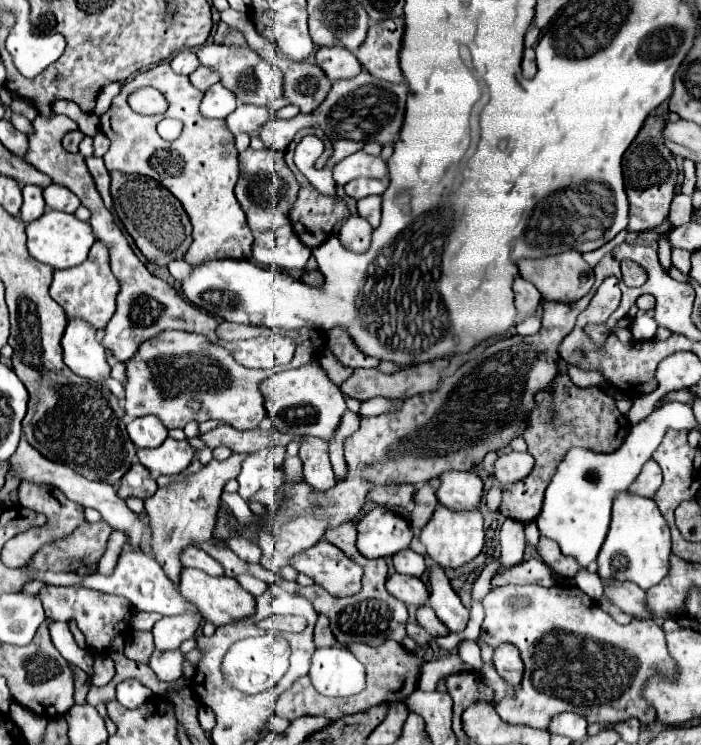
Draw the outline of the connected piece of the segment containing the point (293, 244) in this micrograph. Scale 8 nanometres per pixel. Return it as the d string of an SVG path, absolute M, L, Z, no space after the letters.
M292 226L262 232L254 238L252 244L254 262L284 270L304 270L310 254L312 250L298 240Z

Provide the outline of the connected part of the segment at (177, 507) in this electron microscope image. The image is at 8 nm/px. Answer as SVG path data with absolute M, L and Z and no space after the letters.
M232 454L226 464L206 464L202 470L188 474L186 480L180 484L174 482L168 487L159 488L156 498L152 498L152 506L146 508L148 518L150 518L150 528L152 528L152 554L166 572L166 576L174 582L174 586L180 584L180 572L182 572L182 562L180 554L188 546L198 546L204 540L212 538L214 522L216 522L216 510L220 504L220 494L222 488L228 480L236 478L242 470L242 460L248 454Z

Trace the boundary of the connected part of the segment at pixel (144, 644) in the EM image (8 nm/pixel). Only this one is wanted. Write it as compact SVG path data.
M134 632L126 642L126 656L134 662L148 664L152 652L154 652L152 632Z

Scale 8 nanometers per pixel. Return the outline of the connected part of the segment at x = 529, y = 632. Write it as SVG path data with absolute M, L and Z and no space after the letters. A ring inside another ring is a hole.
M500 586L492 588L484 596L486 618L480 628L480 640L490 648L498 648L508 642L520 650L520 656L526 664L522 684L516 692L516 700L506 700L496 706L498 716L508 724L526 724L532 728L546 728L546 718L552 718L556 712L576 712L588 722L600 724L618 724L628 718L638 718L642 724L656 720L656 710L646 704L640 696L642 686L654 674L664 674L668 678L676 676L676 664L670 660L664 646L664 632L656 620L634 620L626 626L614 622L594 600L590 600L576 586ZM526 596L532 598L532 604L524 610L512 610L510 598Z

